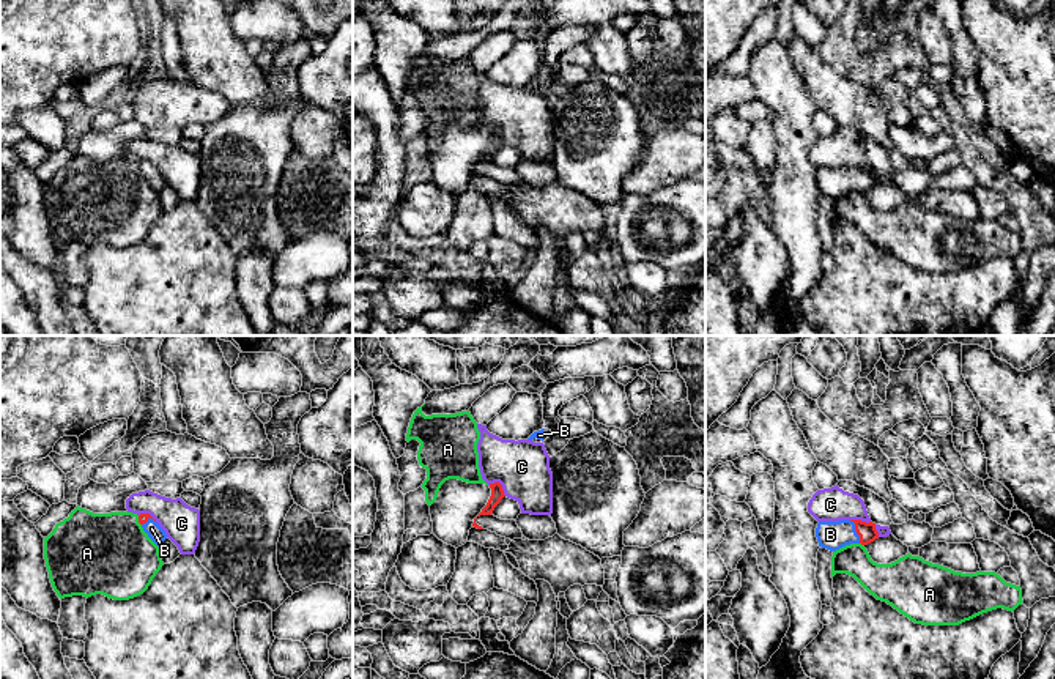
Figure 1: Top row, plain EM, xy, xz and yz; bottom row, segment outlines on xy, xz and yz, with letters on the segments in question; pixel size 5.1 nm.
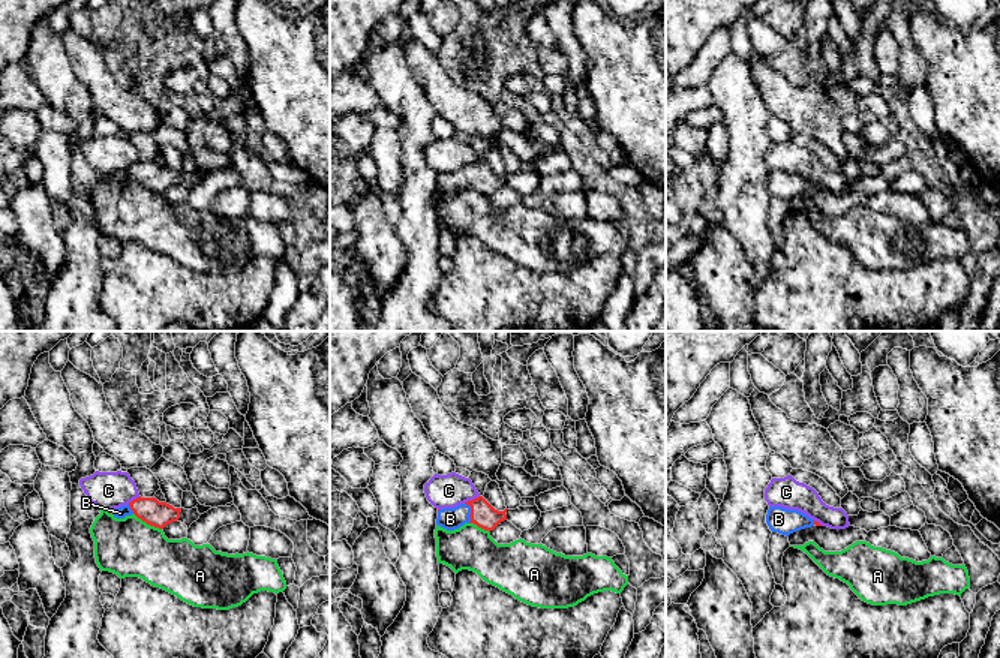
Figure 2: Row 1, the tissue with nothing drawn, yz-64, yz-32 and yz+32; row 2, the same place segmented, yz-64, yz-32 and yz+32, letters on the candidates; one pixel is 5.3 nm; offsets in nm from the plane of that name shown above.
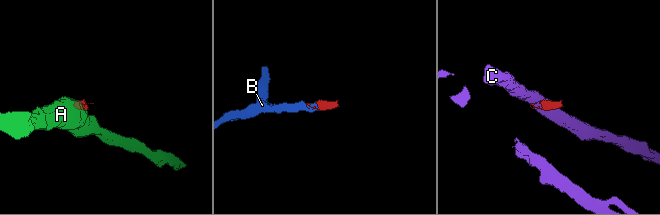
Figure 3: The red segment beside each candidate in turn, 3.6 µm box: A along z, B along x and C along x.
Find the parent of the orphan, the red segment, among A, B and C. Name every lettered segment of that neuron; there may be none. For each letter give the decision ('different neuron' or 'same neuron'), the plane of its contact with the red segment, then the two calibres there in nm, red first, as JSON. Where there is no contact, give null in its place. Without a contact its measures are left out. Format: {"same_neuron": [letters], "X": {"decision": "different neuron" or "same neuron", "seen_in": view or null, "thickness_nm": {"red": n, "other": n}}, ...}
{"same_neuron": ["B"], "A": {"decision": "different neuron", "seen_in": "yz", "thickness_nm": {"red": 90, "other": 200}}, "B": {"decision": "same neuron", "seen_in": "yz", "thickness_nm": {"red": 90, "other": 140}}, "C": {"decision": "different neuron", "seen_in": "xz", "thickness_nm": {"red": 60, "other": 280}}}

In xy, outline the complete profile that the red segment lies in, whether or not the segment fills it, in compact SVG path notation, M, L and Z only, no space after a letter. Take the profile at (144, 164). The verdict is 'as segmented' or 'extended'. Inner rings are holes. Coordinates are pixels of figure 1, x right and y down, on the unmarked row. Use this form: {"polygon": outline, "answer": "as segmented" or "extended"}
{"polygon": "M140 161L139 170L142 172L143 178L148 184L159 194L165 186L165 178L153 167L150 161Z", "answer": "extended"}

